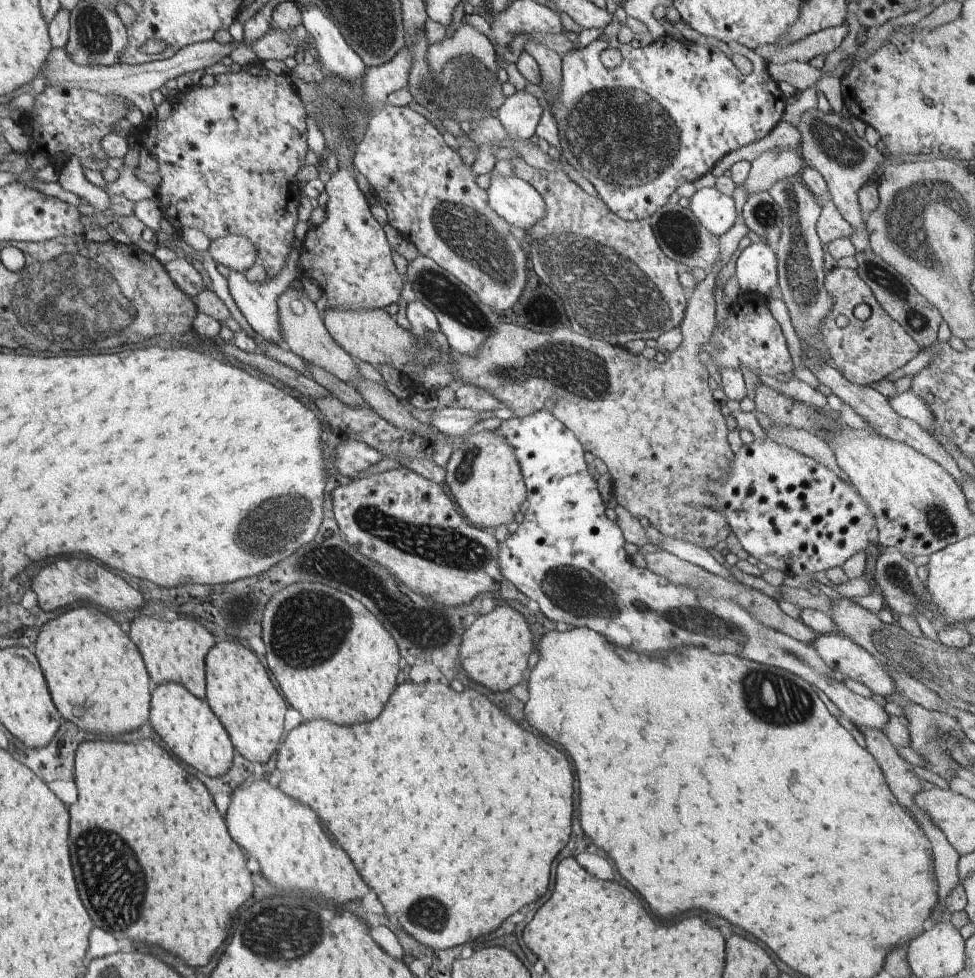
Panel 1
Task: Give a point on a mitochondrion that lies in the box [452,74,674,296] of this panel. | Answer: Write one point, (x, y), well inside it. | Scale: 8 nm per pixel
(472, 116)

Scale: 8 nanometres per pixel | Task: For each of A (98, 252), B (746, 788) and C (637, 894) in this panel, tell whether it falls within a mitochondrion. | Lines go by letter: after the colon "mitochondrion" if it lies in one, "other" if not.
A: mitochondrion
B: other
C: other

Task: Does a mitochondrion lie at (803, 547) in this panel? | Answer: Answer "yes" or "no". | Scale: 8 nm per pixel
no

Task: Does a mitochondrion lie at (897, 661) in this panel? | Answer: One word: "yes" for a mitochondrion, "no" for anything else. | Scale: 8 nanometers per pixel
no

